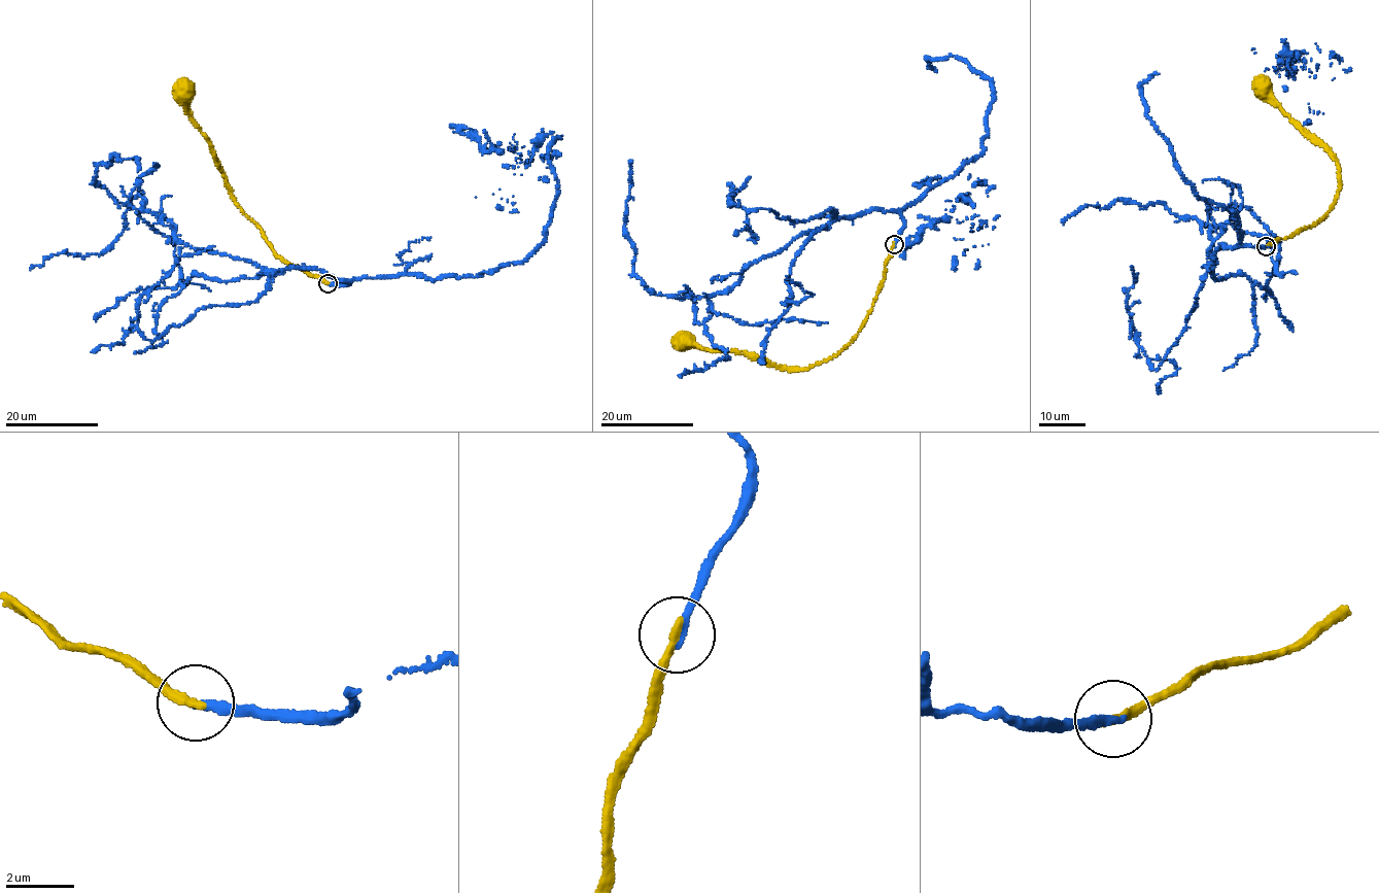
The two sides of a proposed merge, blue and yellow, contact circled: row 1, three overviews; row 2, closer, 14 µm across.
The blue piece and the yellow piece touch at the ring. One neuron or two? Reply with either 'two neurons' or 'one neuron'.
one neuron

